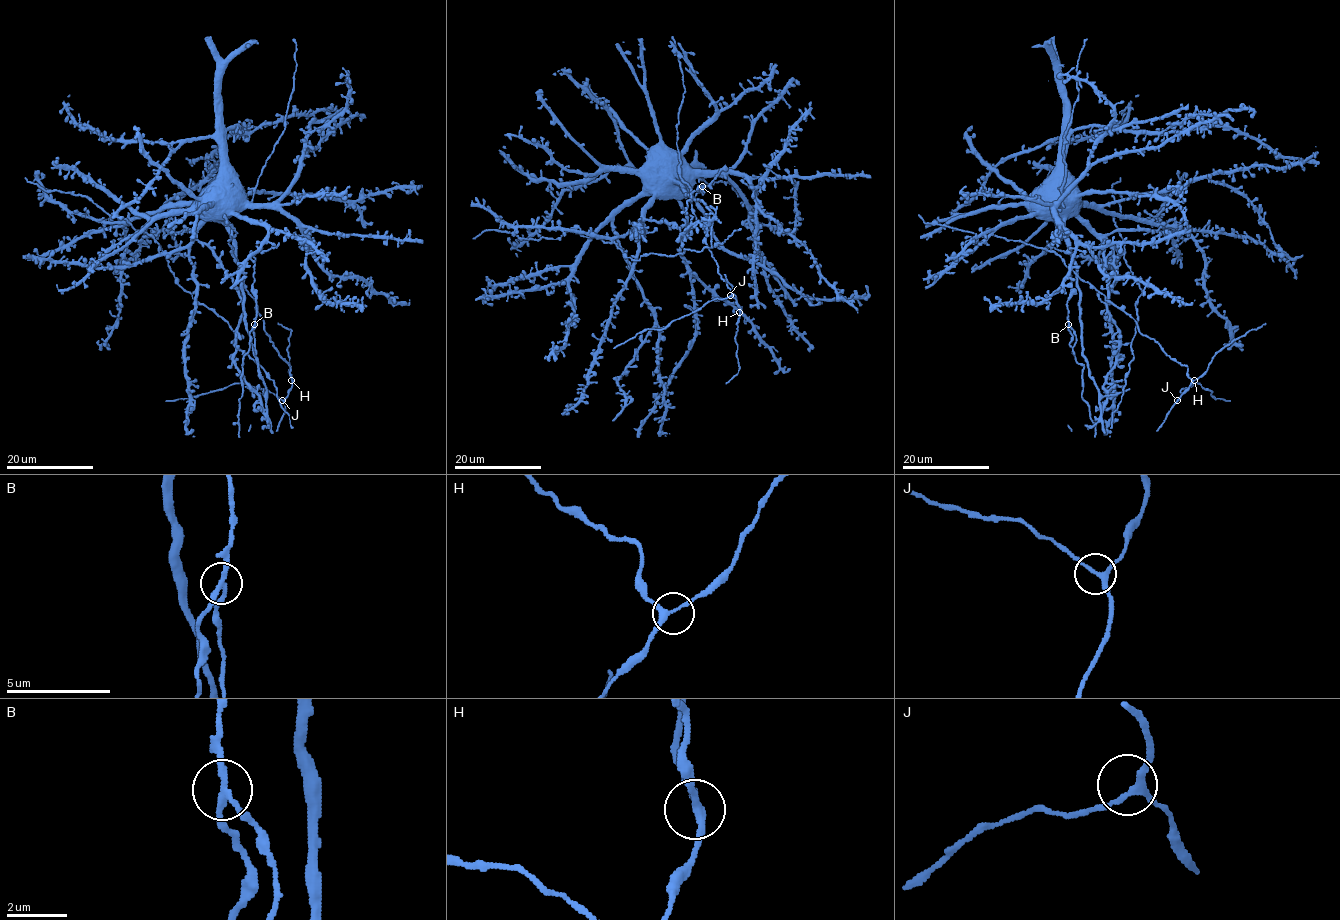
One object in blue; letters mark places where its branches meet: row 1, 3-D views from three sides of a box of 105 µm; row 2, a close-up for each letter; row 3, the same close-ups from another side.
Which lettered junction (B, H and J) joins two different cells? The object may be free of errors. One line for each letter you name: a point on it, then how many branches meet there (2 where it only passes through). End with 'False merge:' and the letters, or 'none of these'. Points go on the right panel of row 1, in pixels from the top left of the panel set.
B: place (1068, 324); branches 3
False merge: B

